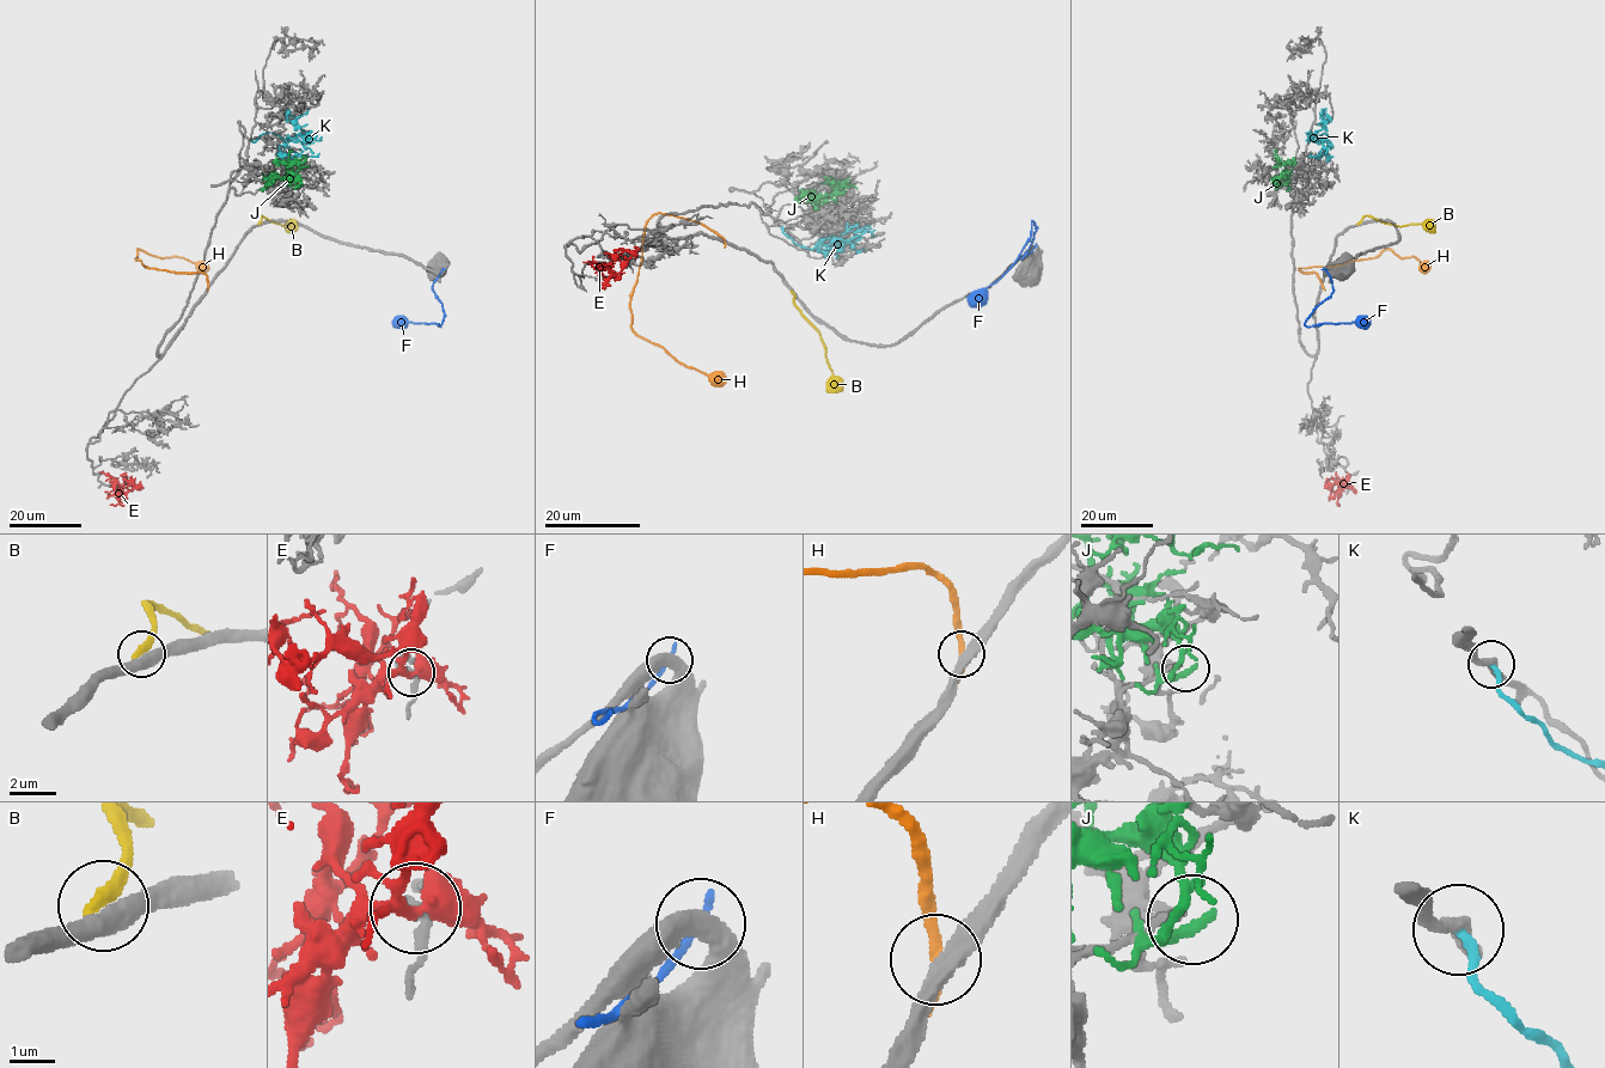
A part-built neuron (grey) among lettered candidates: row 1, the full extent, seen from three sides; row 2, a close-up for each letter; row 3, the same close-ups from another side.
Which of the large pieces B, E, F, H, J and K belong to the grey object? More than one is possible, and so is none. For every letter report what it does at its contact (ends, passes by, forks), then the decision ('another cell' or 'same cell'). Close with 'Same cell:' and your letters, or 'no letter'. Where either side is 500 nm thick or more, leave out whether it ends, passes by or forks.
B: it ends | another cell
E: it forks | same cell
F: it ends | another cell
H: it passes by | another cell
J: it ends | another cell
K: it ends | another cell
Same cell: E

